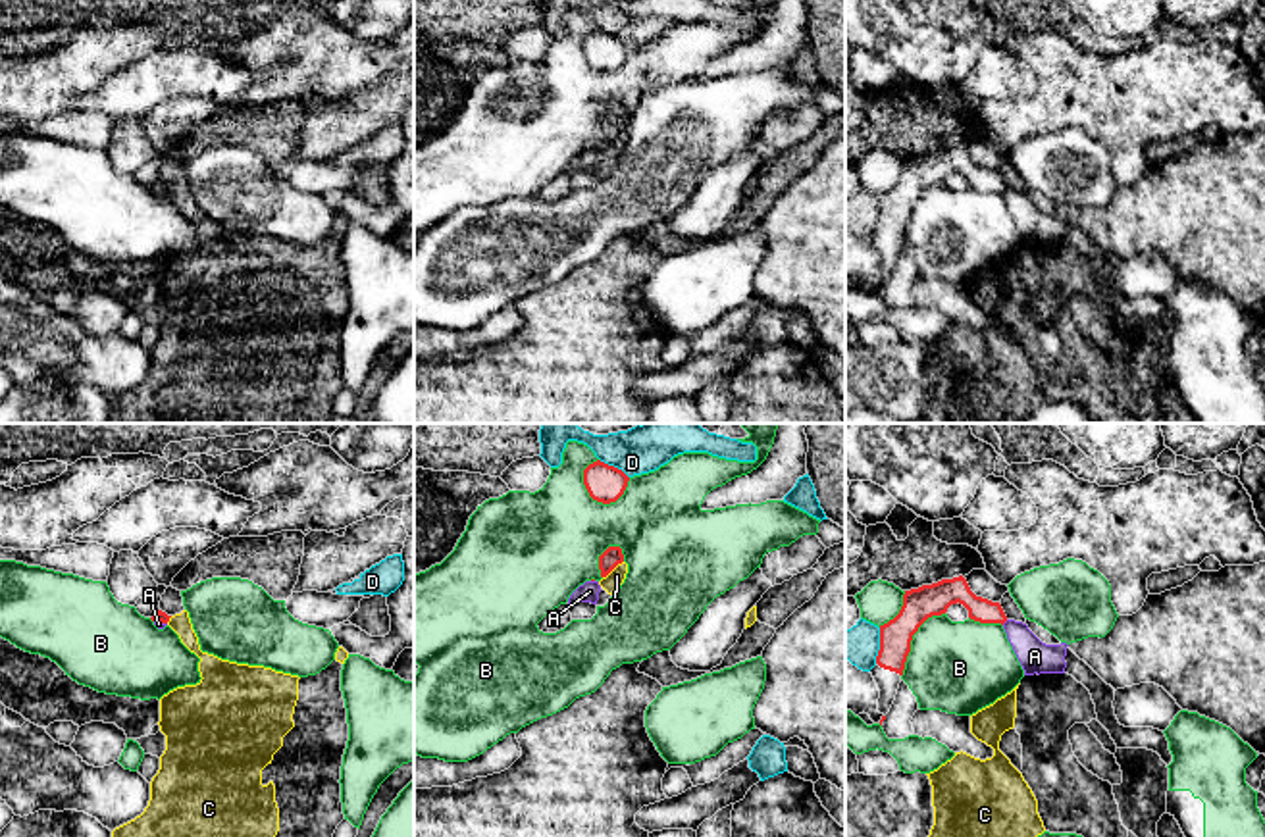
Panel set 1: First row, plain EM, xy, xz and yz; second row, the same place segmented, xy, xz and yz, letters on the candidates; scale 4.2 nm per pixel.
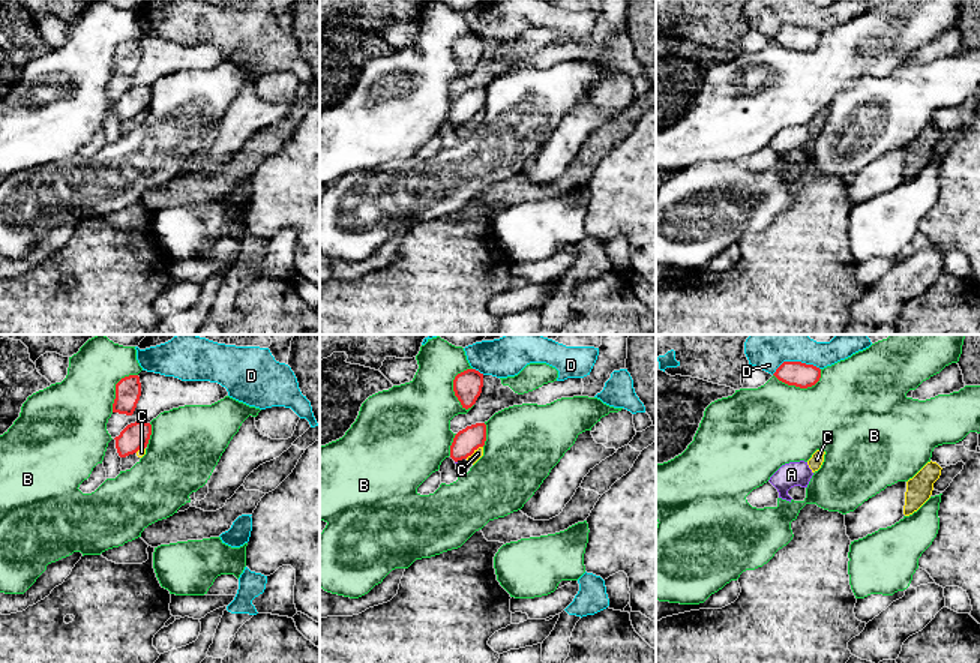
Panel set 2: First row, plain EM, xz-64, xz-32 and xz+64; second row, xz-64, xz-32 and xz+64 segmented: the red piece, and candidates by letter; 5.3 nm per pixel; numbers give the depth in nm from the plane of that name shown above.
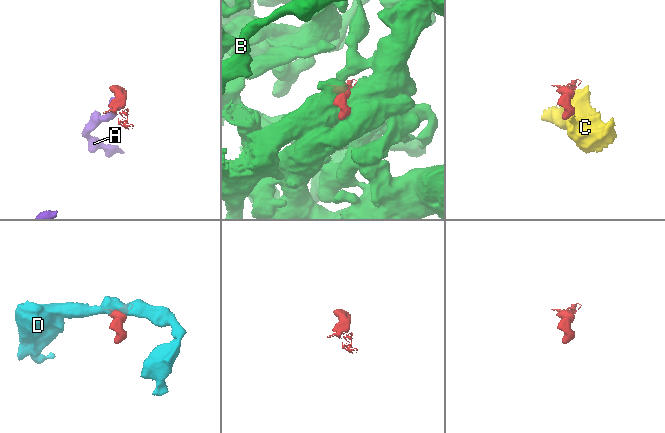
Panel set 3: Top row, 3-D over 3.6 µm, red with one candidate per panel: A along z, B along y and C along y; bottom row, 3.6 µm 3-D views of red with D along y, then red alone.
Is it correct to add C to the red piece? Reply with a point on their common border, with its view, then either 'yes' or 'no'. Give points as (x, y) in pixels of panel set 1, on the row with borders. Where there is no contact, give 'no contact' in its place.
meets red in xz at (613, 568); no

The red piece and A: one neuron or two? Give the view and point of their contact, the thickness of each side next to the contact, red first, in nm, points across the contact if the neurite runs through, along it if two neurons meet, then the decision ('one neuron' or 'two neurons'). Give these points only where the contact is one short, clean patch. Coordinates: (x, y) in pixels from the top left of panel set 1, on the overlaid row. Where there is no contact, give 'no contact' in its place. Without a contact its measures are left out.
yz (1004, 622) | 100/140 nm | along yz (1007, 620), (1002, 624) | two neurons

